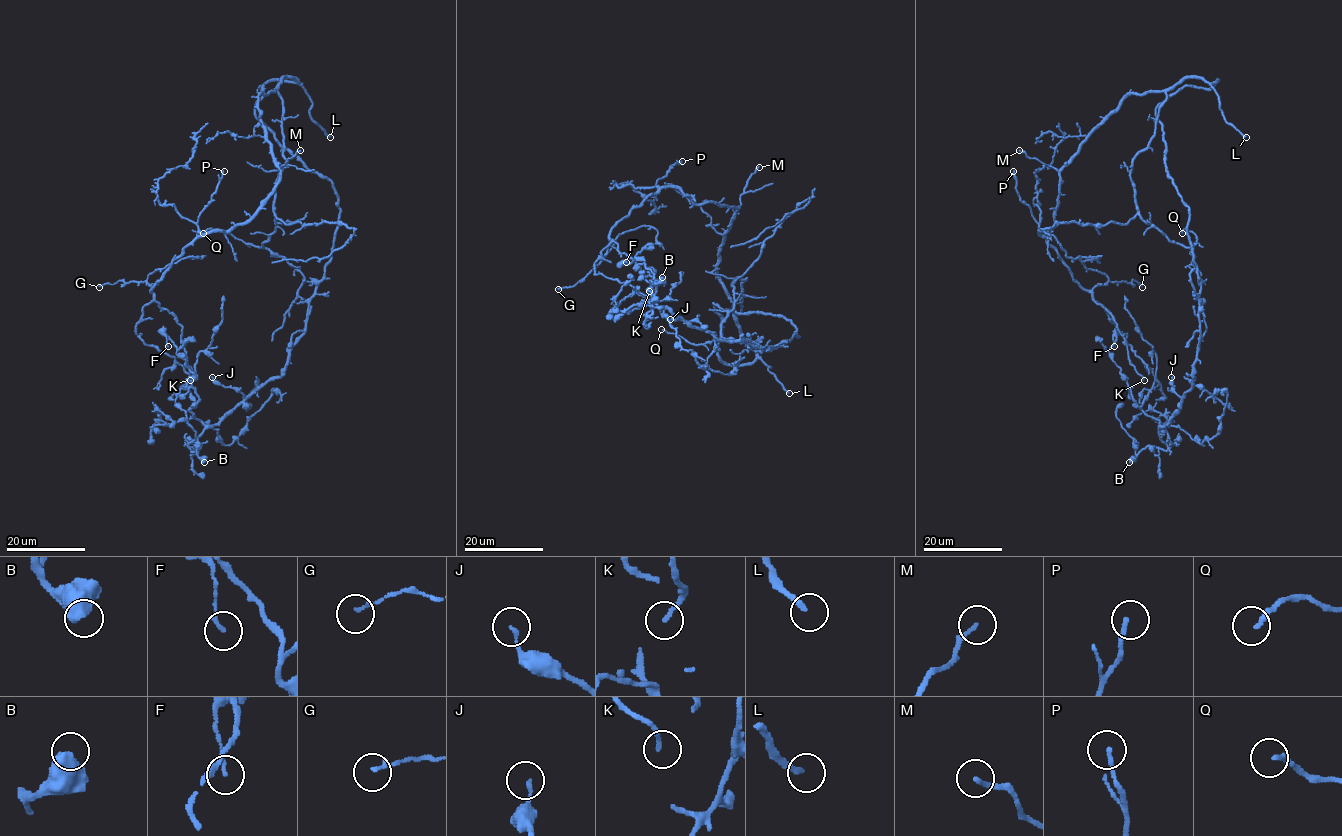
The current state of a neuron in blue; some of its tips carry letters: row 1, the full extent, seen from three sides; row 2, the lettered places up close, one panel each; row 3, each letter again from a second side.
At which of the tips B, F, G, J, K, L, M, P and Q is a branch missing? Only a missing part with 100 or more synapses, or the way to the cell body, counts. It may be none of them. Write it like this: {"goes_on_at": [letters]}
{"goes_on_at": ["L"]}

